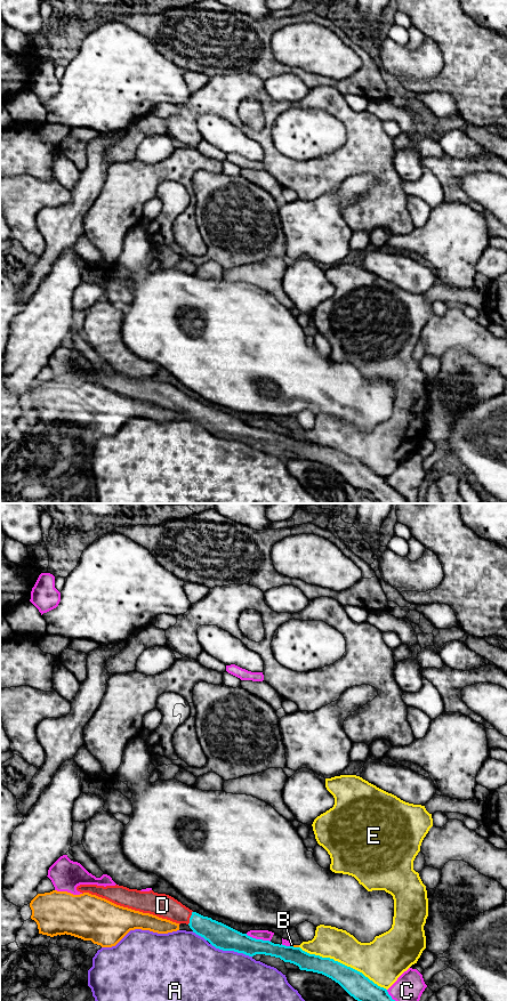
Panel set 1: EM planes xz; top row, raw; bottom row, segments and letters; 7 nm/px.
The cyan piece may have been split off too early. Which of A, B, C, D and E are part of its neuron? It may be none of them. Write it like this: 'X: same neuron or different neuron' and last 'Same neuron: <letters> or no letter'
A: different neuron
B: different neuron
C: different neuron
D: same neuron
E: different neuron
Same neuron: D

